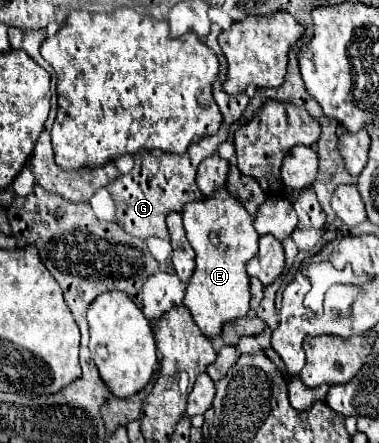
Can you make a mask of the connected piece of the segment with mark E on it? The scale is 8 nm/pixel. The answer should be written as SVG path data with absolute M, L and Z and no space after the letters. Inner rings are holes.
M220 189L212 199L202 199L198 203L188 203L182 211L184 219L184 229L188 235L188 241L192 249L196 251L196 269L188 281L186 293L184 293L184 307L192 313L196 325L200 327L202 335L208 339L214 339L222 333L224 323L240 319L248 313L248 301L250 301L250 291L248 291L248 273L246 273L246 261L254 257L258 251L258 233L252 227L252 217L250 213L234 199L226 189ZM210 235L218 235L218 243L214 245L210 241Z

